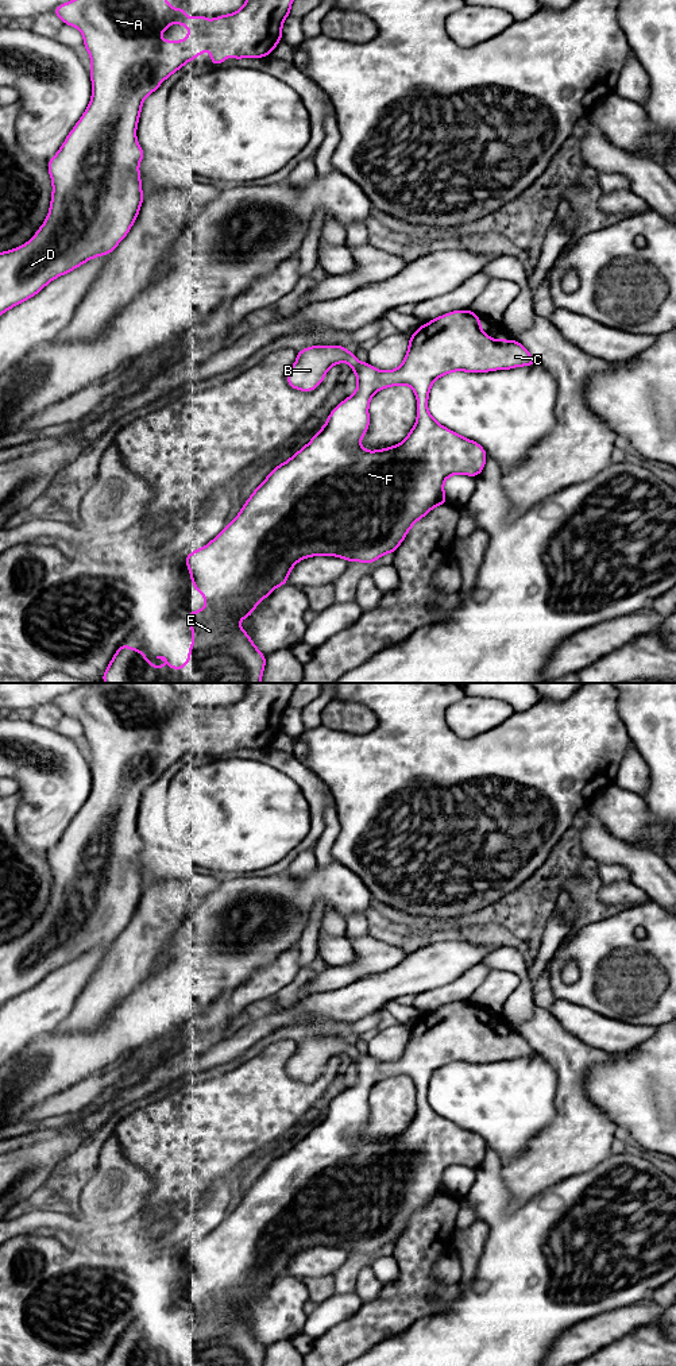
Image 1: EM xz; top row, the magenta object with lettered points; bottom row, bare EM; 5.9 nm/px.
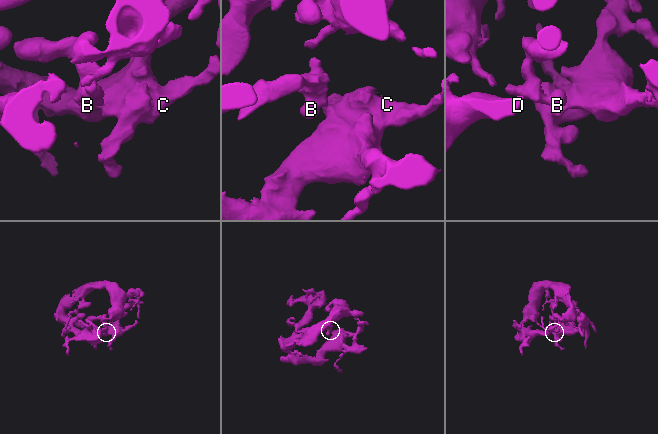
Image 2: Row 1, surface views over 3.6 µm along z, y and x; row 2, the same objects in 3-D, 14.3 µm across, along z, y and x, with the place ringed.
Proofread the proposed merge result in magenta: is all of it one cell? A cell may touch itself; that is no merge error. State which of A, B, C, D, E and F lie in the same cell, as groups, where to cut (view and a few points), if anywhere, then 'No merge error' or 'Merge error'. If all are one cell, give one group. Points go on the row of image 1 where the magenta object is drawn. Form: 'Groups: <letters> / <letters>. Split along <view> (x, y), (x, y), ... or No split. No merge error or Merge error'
Groups: A B C D E F. No split. No merge error

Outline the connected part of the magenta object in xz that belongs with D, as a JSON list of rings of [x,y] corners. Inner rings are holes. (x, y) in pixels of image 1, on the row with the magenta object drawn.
[[[70,0],[62,5],[55,7],[51,12],[62,19],[63,24],[73,26],[78,28],[84,36],[84,46],[90,55],[90,81],[93,85],[93,93],[90,103],[85,113],[80,117],[77,124],[73,127],[63,144],[58,153],[47,162],[47,169],[51,177],[53,194],[49,215],[45,223],[40,225],[38,232],[23,246],[16,247],[9,251],[0,252],[0,316],[8,309],[24,302],[26,300],[38,294],[47,283],[53,279],[73,271],[82,263],[101,255],[109,255],[117,244],[130,232],[132,224],[135,223],[138,213],[143,202],[140,171],[138,169],[140,161],[144,158],[143,148],[136,140],[136,127],[142,111],[142,104],[147,96],[159,88],[159,85],[170,77],[173,73],[179,70],[189,61],[201,55],[208,47],[210,49],[210,63],[220,65],[228,61],[225,53],[229,49],[231,59],[240,58],[262,58],[273,53],[274,47],[282,40],[282,26],[285,19],[290,15],[290,7],[293,0],[246,0],[246,4],[233,13],[216,16],[213,20],[206,19],[201,15],[193,15],[192,20],[186,20],[186,9],[177,8],[173,9],[171,4],[166,0]],[[171,23],[178,23],[182,27],[189,27],[190,32],[184,40],[161,40],[159,35],[169,28]]]

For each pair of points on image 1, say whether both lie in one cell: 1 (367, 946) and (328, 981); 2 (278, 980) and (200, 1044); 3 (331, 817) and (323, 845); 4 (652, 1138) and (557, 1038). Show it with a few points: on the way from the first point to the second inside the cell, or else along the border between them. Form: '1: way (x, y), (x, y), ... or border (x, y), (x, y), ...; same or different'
1: way (364, 959), (351, 972), (340, 975); same
2: way (257, 991), (213, 1022); same
3: way (331, 824), (327, 838); same
4: border (615, 1054), (597, 1065), (584, 1081), (593, 1103); different

